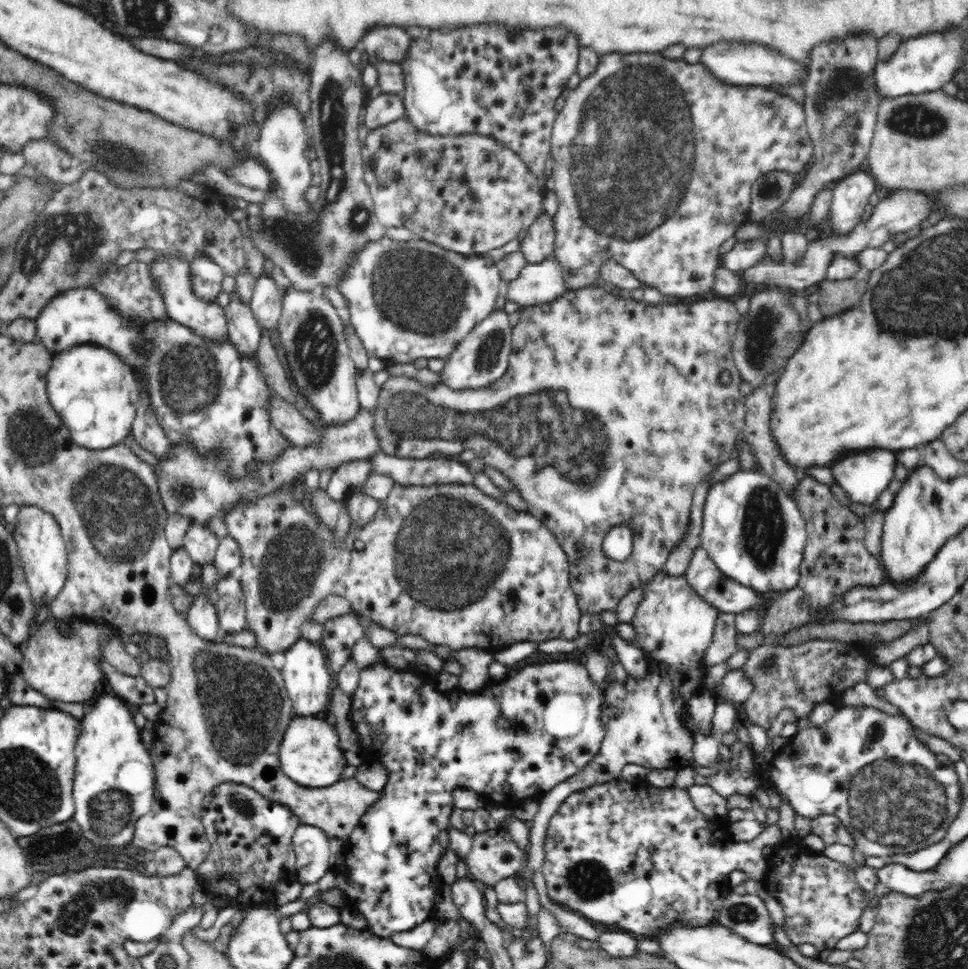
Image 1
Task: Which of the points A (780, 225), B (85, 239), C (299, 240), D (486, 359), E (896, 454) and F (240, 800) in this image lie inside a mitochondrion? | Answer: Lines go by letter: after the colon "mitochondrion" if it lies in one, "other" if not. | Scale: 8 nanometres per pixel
A: other
B: mitochondrion
C: mitochondrion
D: mitochondrion
E: other
F: mitochondrion

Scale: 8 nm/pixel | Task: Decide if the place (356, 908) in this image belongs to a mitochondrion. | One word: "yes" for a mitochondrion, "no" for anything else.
no

